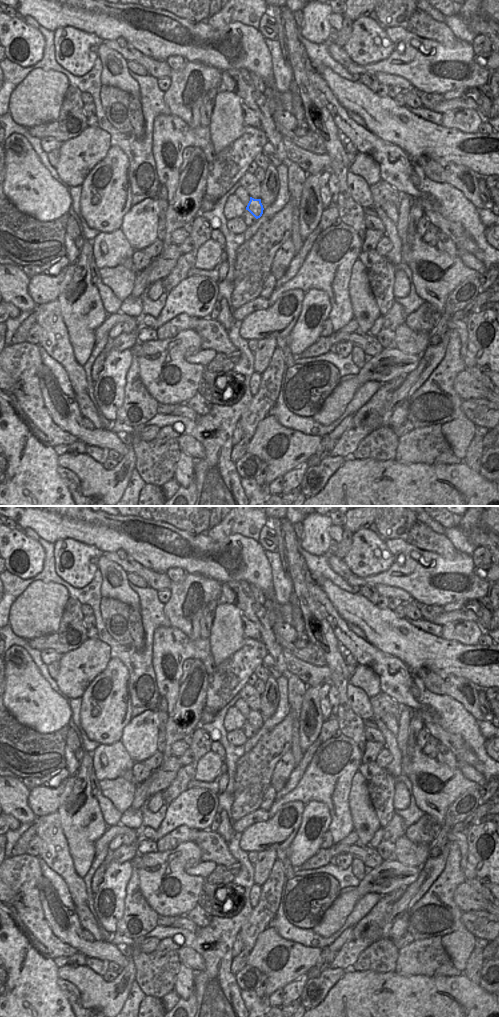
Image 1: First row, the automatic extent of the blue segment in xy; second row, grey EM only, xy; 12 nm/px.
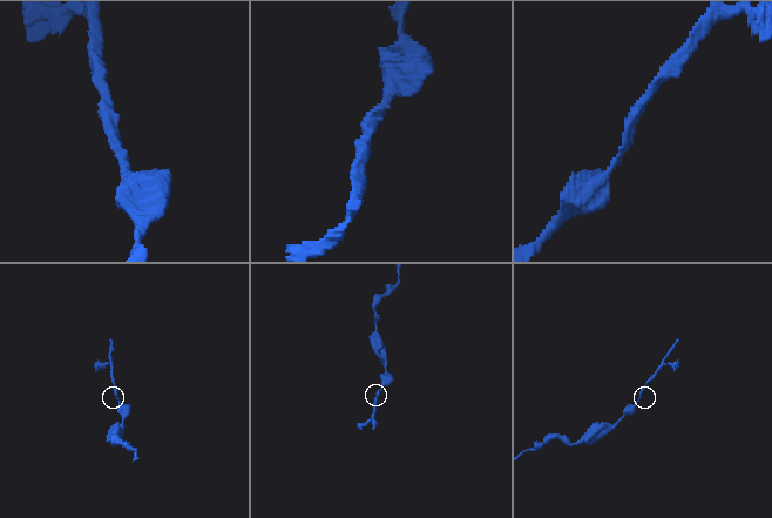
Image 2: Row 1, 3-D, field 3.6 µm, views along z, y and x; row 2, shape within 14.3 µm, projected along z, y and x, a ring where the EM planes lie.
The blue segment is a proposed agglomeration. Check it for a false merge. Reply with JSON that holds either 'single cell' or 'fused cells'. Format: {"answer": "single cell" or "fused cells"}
{"answer": "single cell"}

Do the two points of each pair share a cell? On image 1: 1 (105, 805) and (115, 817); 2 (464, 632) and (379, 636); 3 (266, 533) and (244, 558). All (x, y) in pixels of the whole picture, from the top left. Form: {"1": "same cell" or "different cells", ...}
{"1": "same cell", "2": "different cells", "3": "different cells"}

